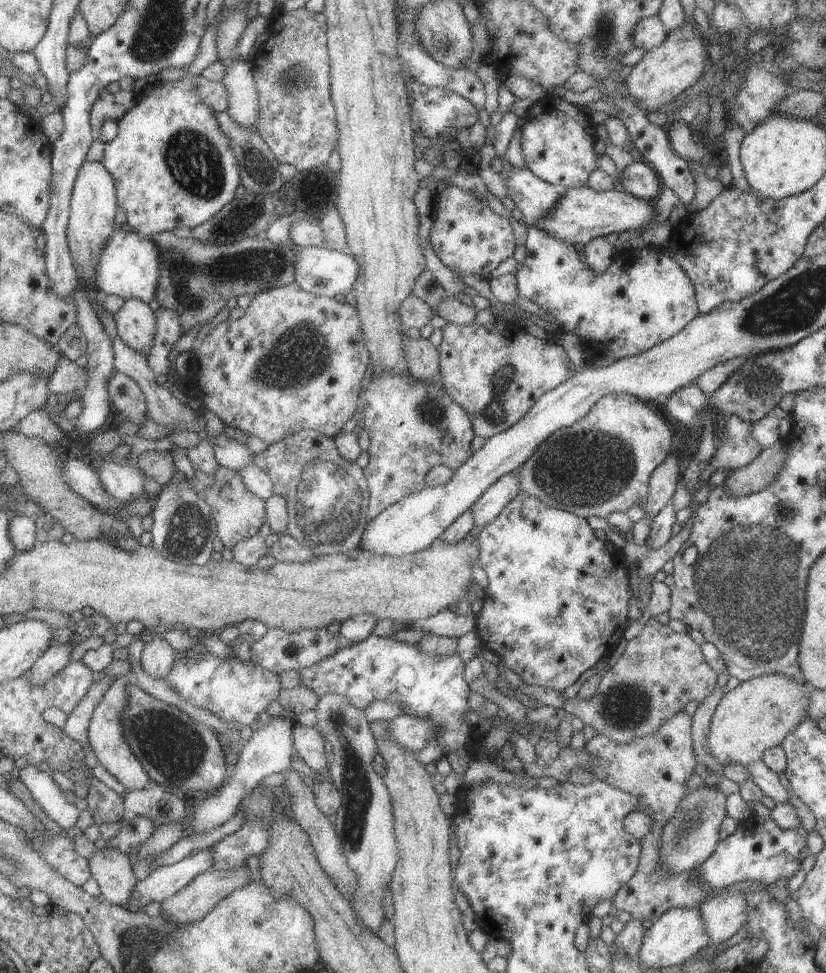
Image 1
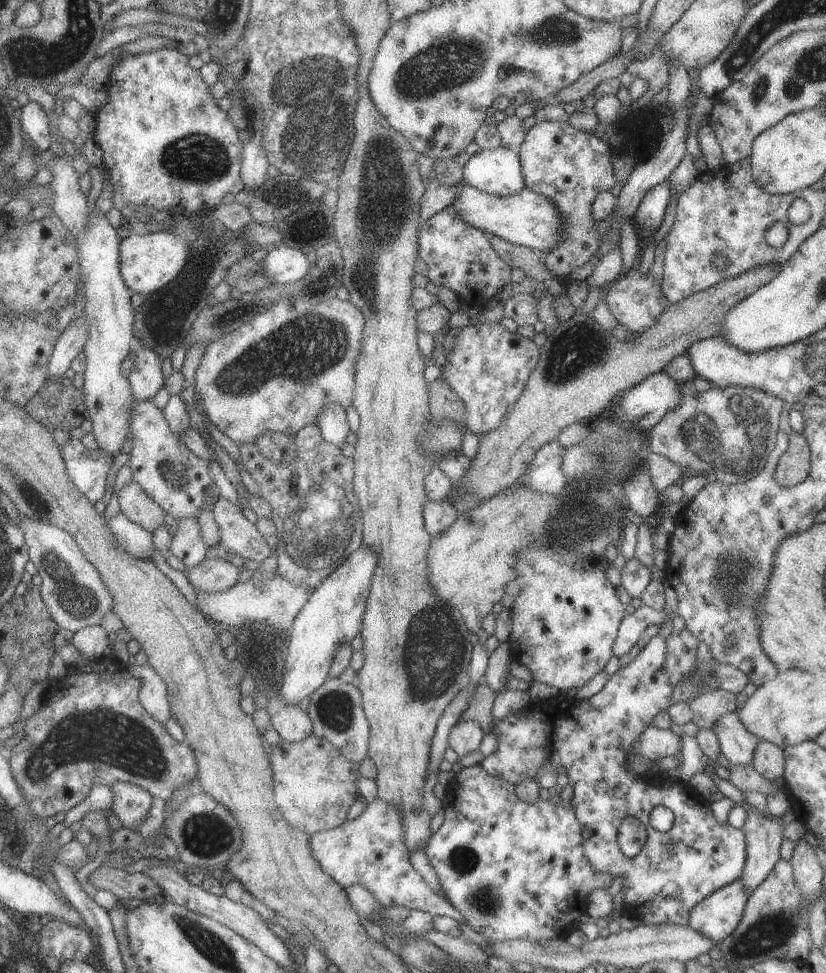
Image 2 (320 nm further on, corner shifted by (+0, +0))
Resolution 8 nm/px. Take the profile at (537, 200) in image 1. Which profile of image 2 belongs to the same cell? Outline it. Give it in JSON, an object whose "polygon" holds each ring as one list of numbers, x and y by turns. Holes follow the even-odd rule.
{"polygon":[[501,146,471,155,464,164,462,181,495,196,513,194,525,187,518,153]]}

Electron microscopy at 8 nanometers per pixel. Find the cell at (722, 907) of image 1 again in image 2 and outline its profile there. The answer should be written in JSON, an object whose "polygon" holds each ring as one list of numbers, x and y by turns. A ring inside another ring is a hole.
{"polygon":[[751,806,746,810,745,822,740,828,745,837,746,857,739,879,749,894,780,859,779,845,784,828,780,820,769,819]]}

